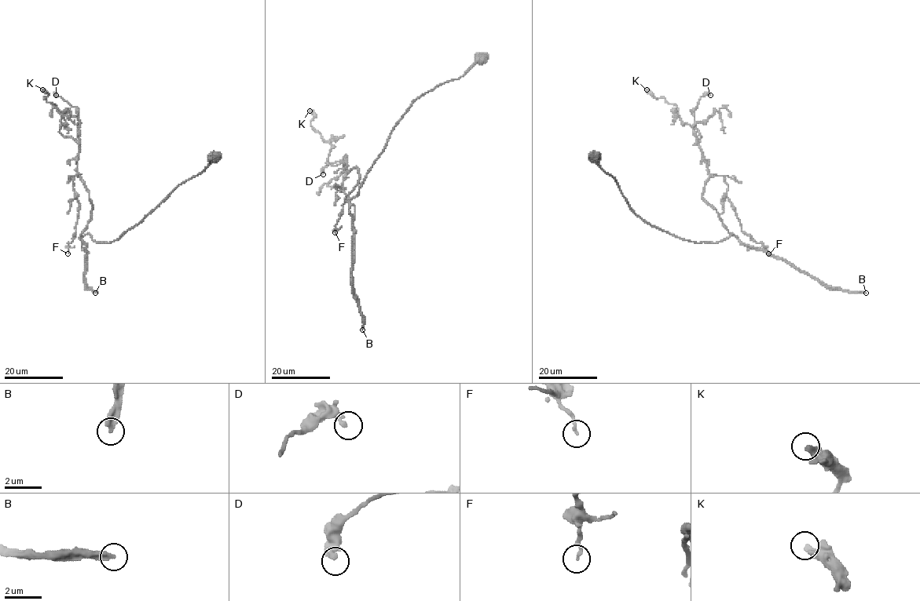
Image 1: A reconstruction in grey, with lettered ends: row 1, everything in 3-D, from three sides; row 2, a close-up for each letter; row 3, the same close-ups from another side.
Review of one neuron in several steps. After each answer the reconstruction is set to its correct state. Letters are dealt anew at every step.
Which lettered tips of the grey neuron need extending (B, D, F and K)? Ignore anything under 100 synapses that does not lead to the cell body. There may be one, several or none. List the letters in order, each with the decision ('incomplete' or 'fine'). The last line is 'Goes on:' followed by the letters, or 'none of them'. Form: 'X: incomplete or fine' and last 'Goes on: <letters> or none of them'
B: incomplete
D: fine
F: fine
K: fine
Goes on: B

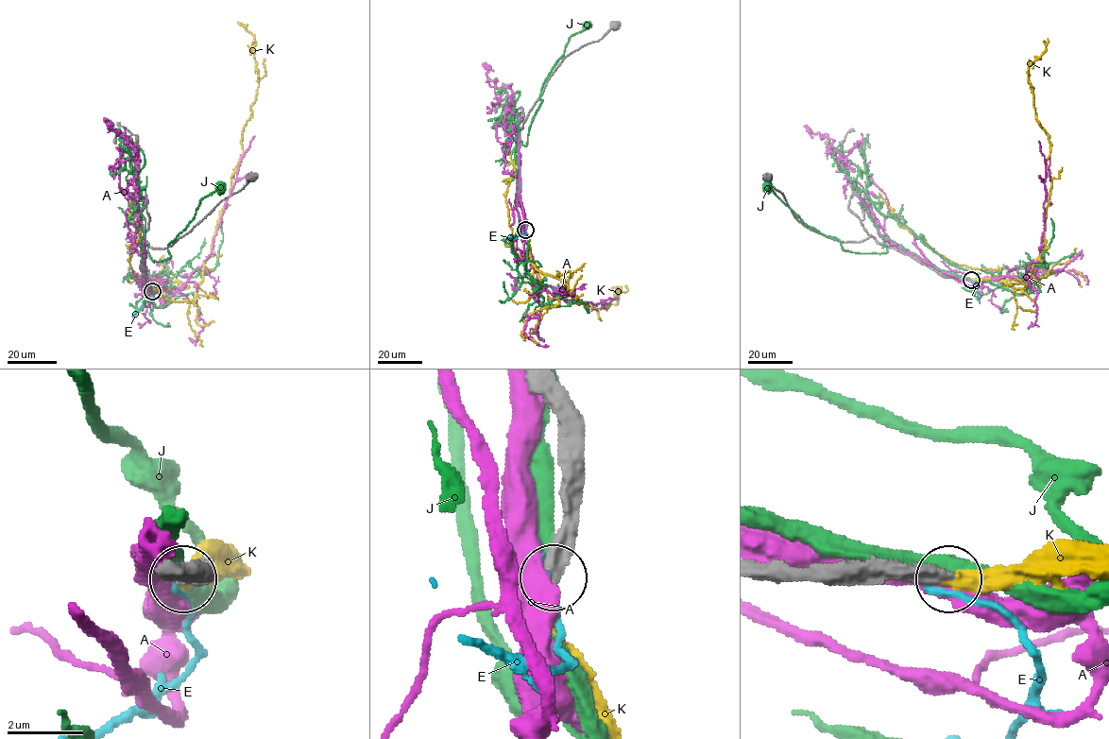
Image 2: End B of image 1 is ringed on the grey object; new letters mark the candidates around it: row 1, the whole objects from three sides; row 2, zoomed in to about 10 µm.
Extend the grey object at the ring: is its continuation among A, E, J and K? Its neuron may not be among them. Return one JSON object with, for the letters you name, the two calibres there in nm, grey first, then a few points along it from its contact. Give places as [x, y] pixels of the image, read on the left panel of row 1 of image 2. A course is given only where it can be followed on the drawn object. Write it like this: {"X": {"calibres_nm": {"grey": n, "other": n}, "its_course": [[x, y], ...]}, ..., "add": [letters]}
{"K": {"calibres_nm": {"grey": 420, "other": 400}, "its_course": [[152, 290], [172, 300], [195, 298], [244, 154], [242, 129], [255, 100], [258, 72], [254, 37], [237, 21]]}, "add": ["K"]}

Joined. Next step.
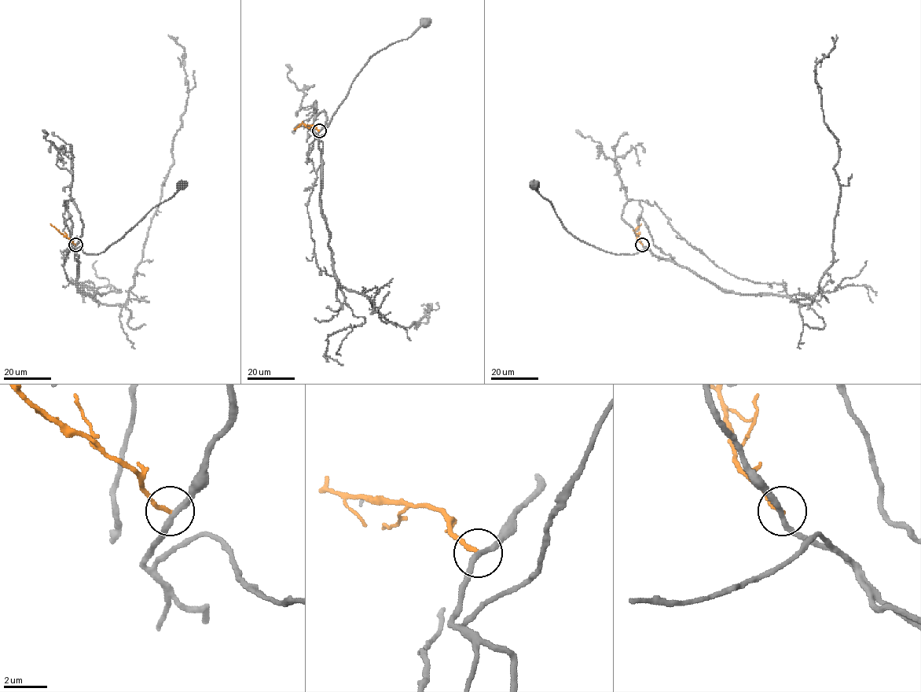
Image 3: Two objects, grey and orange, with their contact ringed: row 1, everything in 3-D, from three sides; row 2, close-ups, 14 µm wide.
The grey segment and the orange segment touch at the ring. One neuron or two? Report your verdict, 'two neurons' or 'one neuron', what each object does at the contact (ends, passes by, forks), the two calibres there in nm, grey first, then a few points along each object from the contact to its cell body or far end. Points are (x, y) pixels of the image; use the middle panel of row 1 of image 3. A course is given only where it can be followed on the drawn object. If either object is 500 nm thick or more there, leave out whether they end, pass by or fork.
two neurons; grey passes by; orange ends; calibres 240 and 200 nm; course grey (319, 130), (317, 138), (325, 132), (354, 78), (372, 55), (409, 38), (422, 25), (427, 25), (426, 23); course orange (319, 130), (313, 126), (303, 124), (294, 129)

